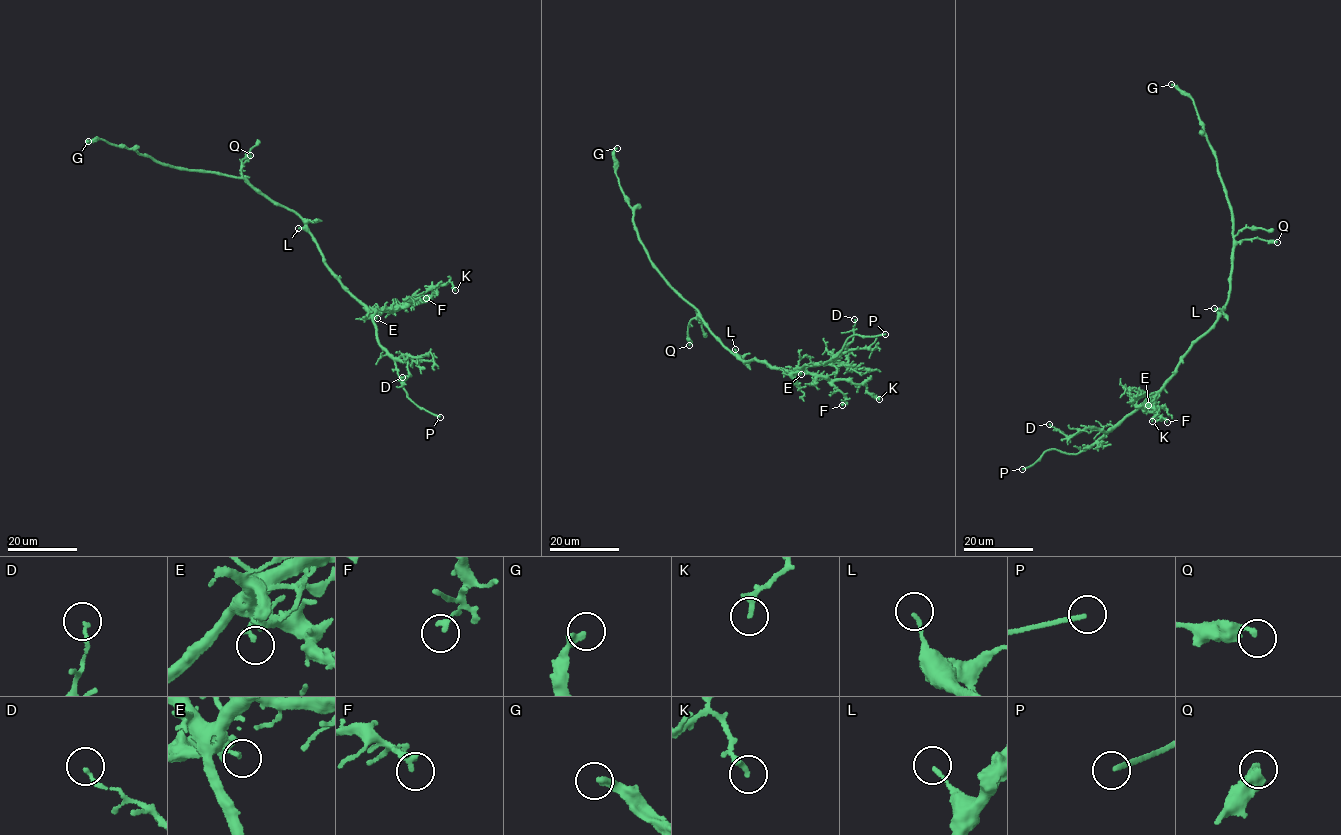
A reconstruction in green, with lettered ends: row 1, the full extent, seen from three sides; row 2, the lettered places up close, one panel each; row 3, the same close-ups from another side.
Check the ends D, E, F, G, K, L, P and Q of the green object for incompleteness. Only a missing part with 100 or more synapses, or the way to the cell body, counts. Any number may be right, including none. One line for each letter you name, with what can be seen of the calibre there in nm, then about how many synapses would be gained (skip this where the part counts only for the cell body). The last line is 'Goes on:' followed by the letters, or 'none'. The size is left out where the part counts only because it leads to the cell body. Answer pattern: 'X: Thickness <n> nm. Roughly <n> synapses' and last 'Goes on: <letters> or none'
P: Thickness 180 nm
Goes on: P

